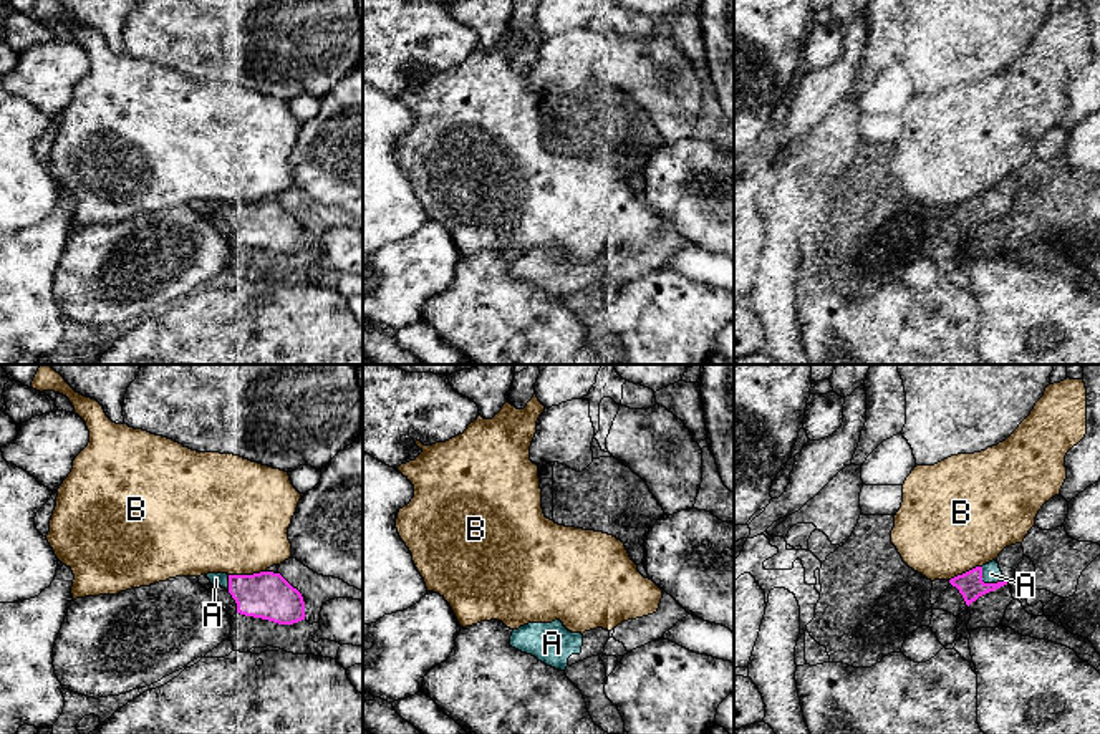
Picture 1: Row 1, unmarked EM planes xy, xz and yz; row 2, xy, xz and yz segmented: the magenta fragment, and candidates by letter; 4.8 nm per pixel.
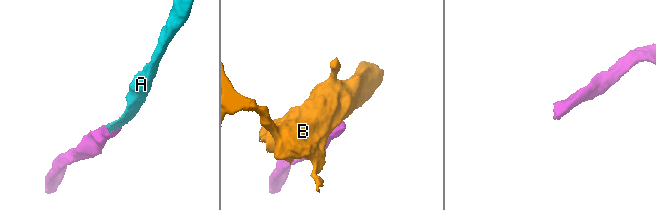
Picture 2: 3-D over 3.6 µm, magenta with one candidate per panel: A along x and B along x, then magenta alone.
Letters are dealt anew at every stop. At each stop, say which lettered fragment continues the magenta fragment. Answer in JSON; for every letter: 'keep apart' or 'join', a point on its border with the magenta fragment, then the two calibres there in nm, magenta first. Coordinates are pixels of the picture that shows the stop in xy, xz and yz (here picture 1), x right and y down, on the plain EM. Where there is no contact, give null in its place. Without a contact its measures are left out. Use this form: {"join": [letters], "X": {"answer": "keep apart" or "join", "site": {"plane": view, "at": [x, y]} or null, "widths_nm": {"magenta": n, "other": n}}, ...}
{"join": ["A"], "A": {"answer": "join", "site": {"plane": "yz", "at": [988, 212]}, "widths_nm": {"magenta": 120, "other": 100}}, "B": {"answer": "keep apart", "site": {"plane": "xy", "at": [246, 204]}, "widths_nm": {"magenta": 240, "other": 480}}}

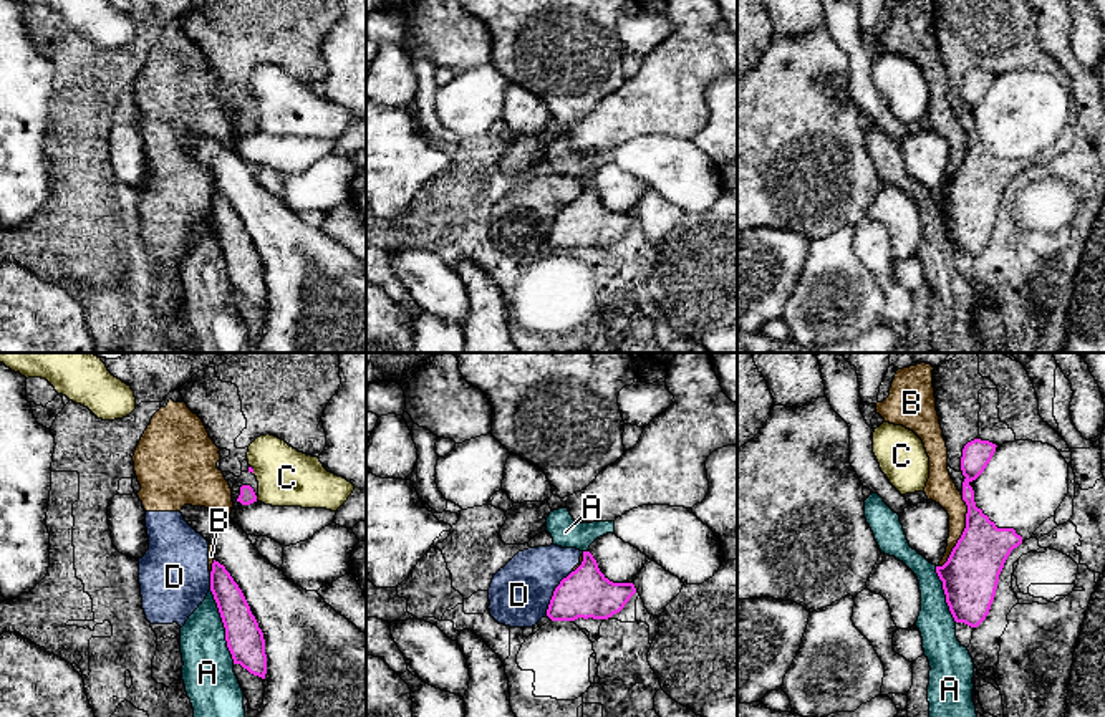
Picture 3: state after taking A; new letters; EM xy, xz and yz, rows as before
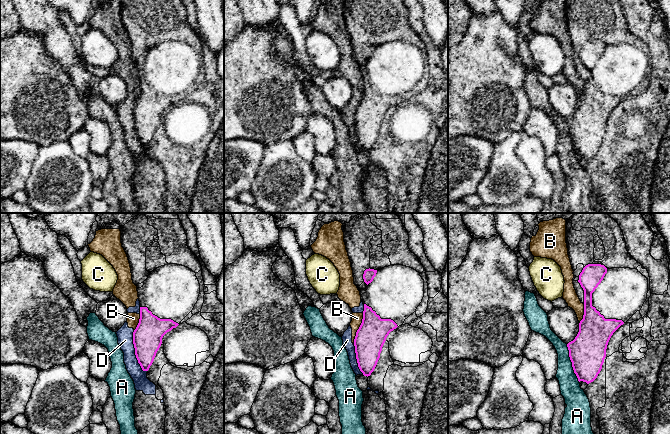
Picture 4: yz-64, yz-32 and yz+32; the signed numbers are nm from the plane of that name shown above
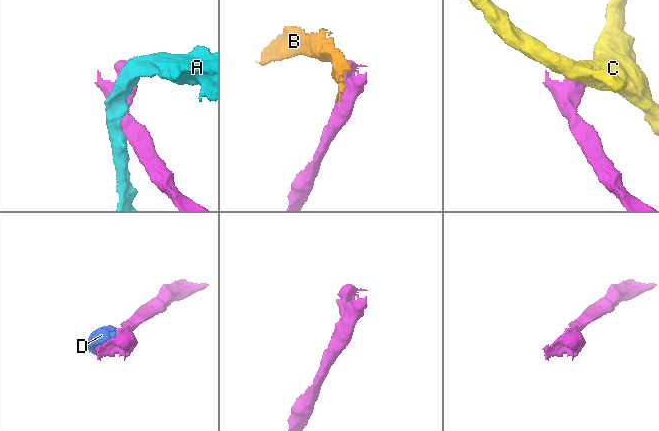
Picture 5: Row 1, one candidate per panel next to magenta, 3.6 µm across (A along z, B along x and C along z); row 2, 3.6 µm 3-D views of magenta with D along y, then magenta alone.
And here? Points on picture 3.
{"join": [], "A": {"answer": "keep apart", "site": {"plane": "xy", "at": [224, 255]}, "widths_nm": {"magenta": 180, "other": 260}}, "B": {"answer": "keep apart", "site": {"plane": "yz", "at": [963, 161]}, "widths_nm": {"magenta": 280, "other": 140}}, "C": {"answer": "keep apart", "site": {"plane": "xy", "at": [252, 98]}, "widths_nm": {"magenta": 20, "other": 280}}, "D": {"answer": "keep apart", "site": {"plane": "xz", "at": [554, 222]}, "widths_nm": {"magenta": 240, "other": 300}}}

